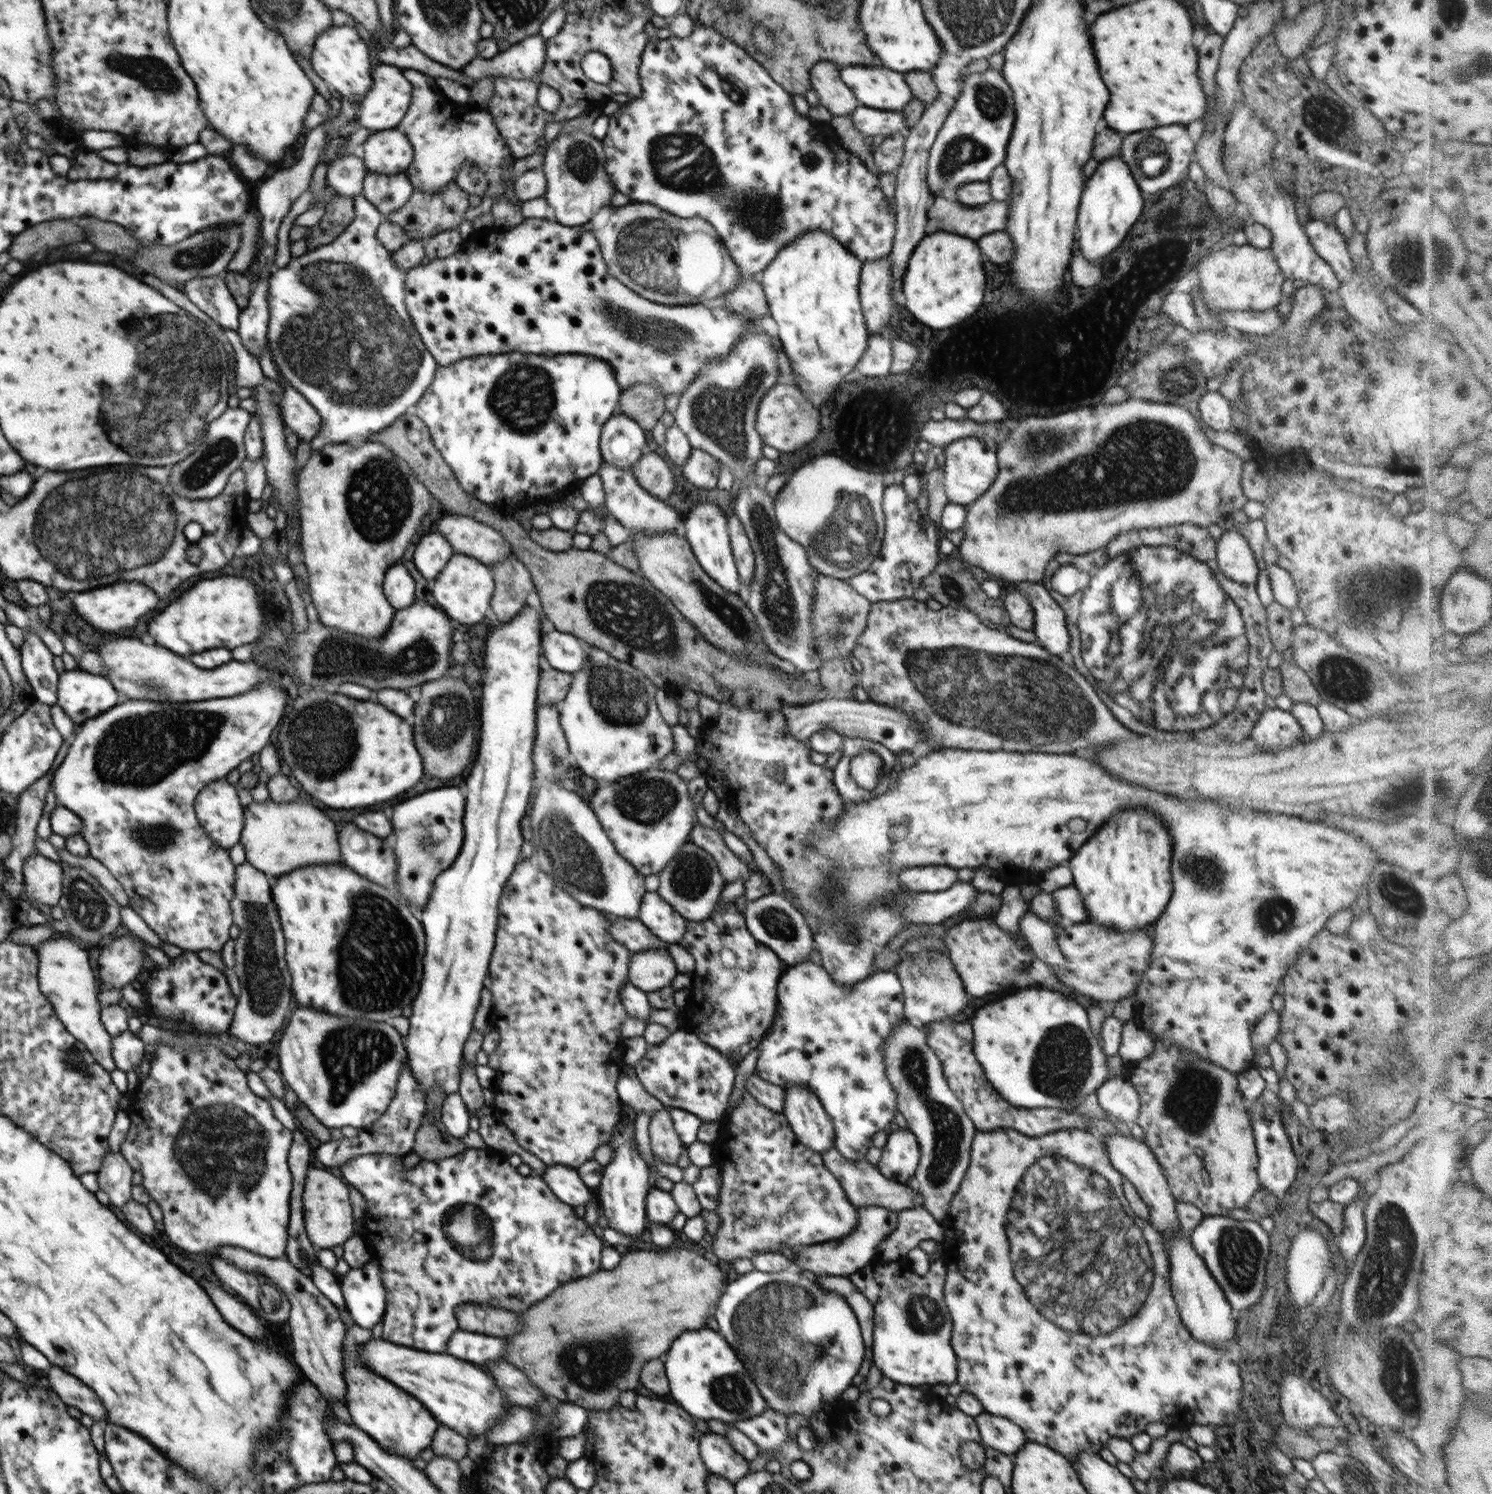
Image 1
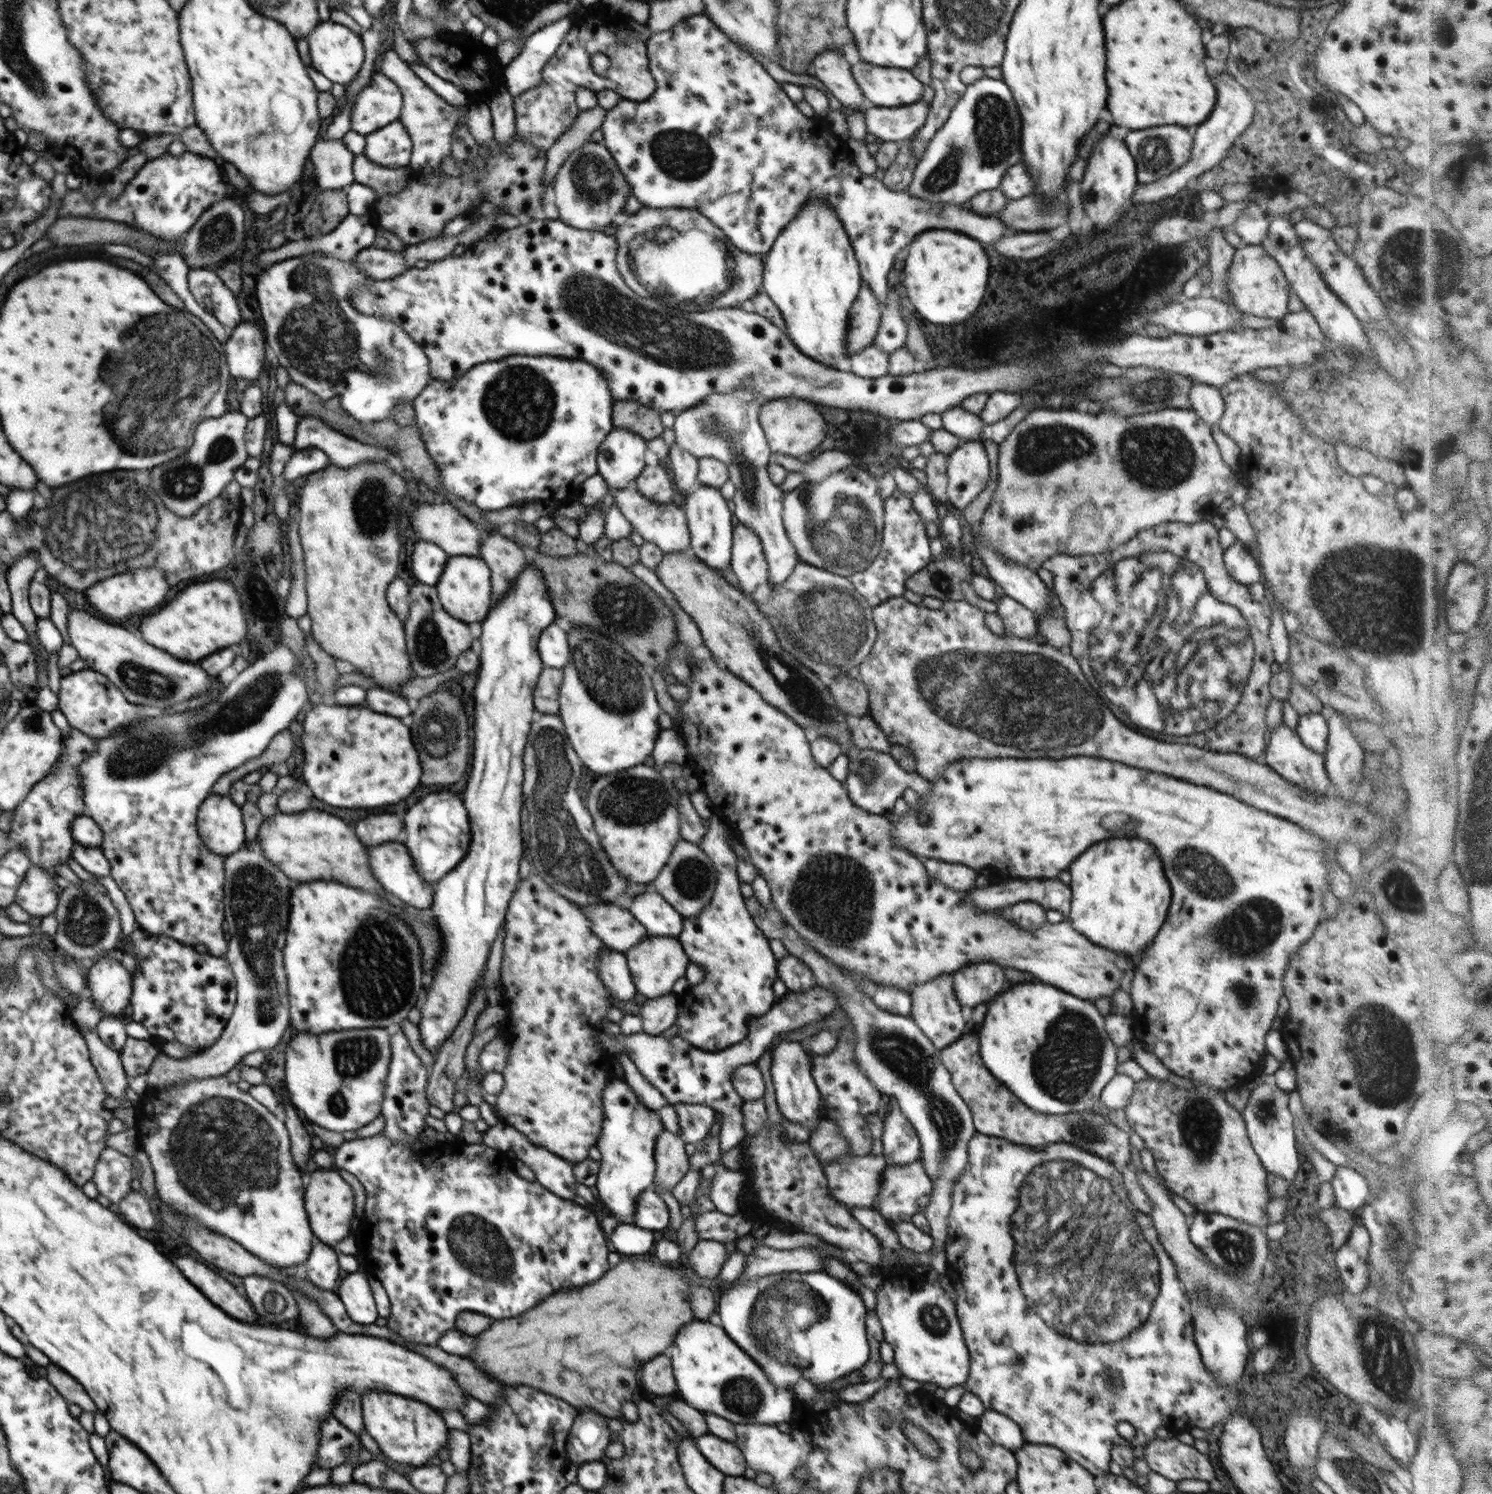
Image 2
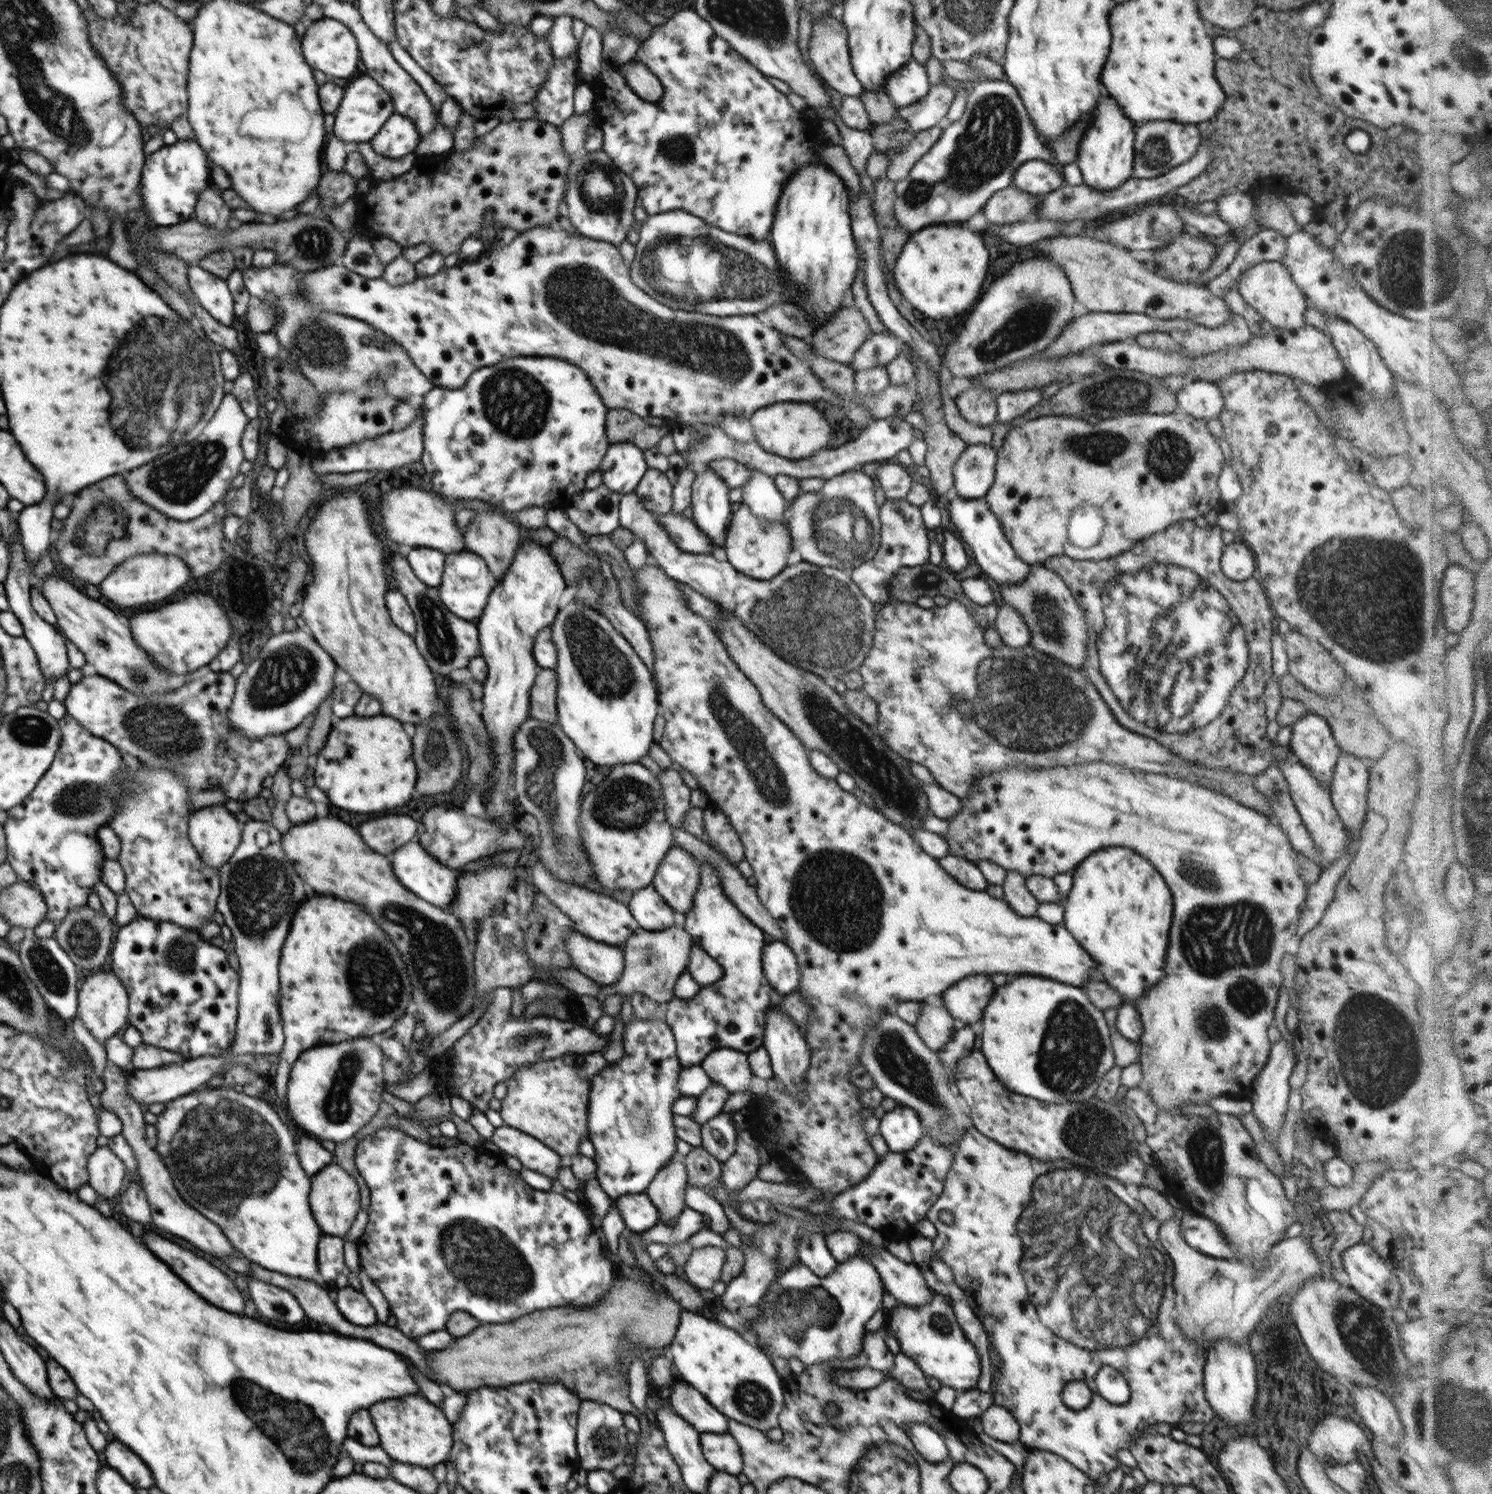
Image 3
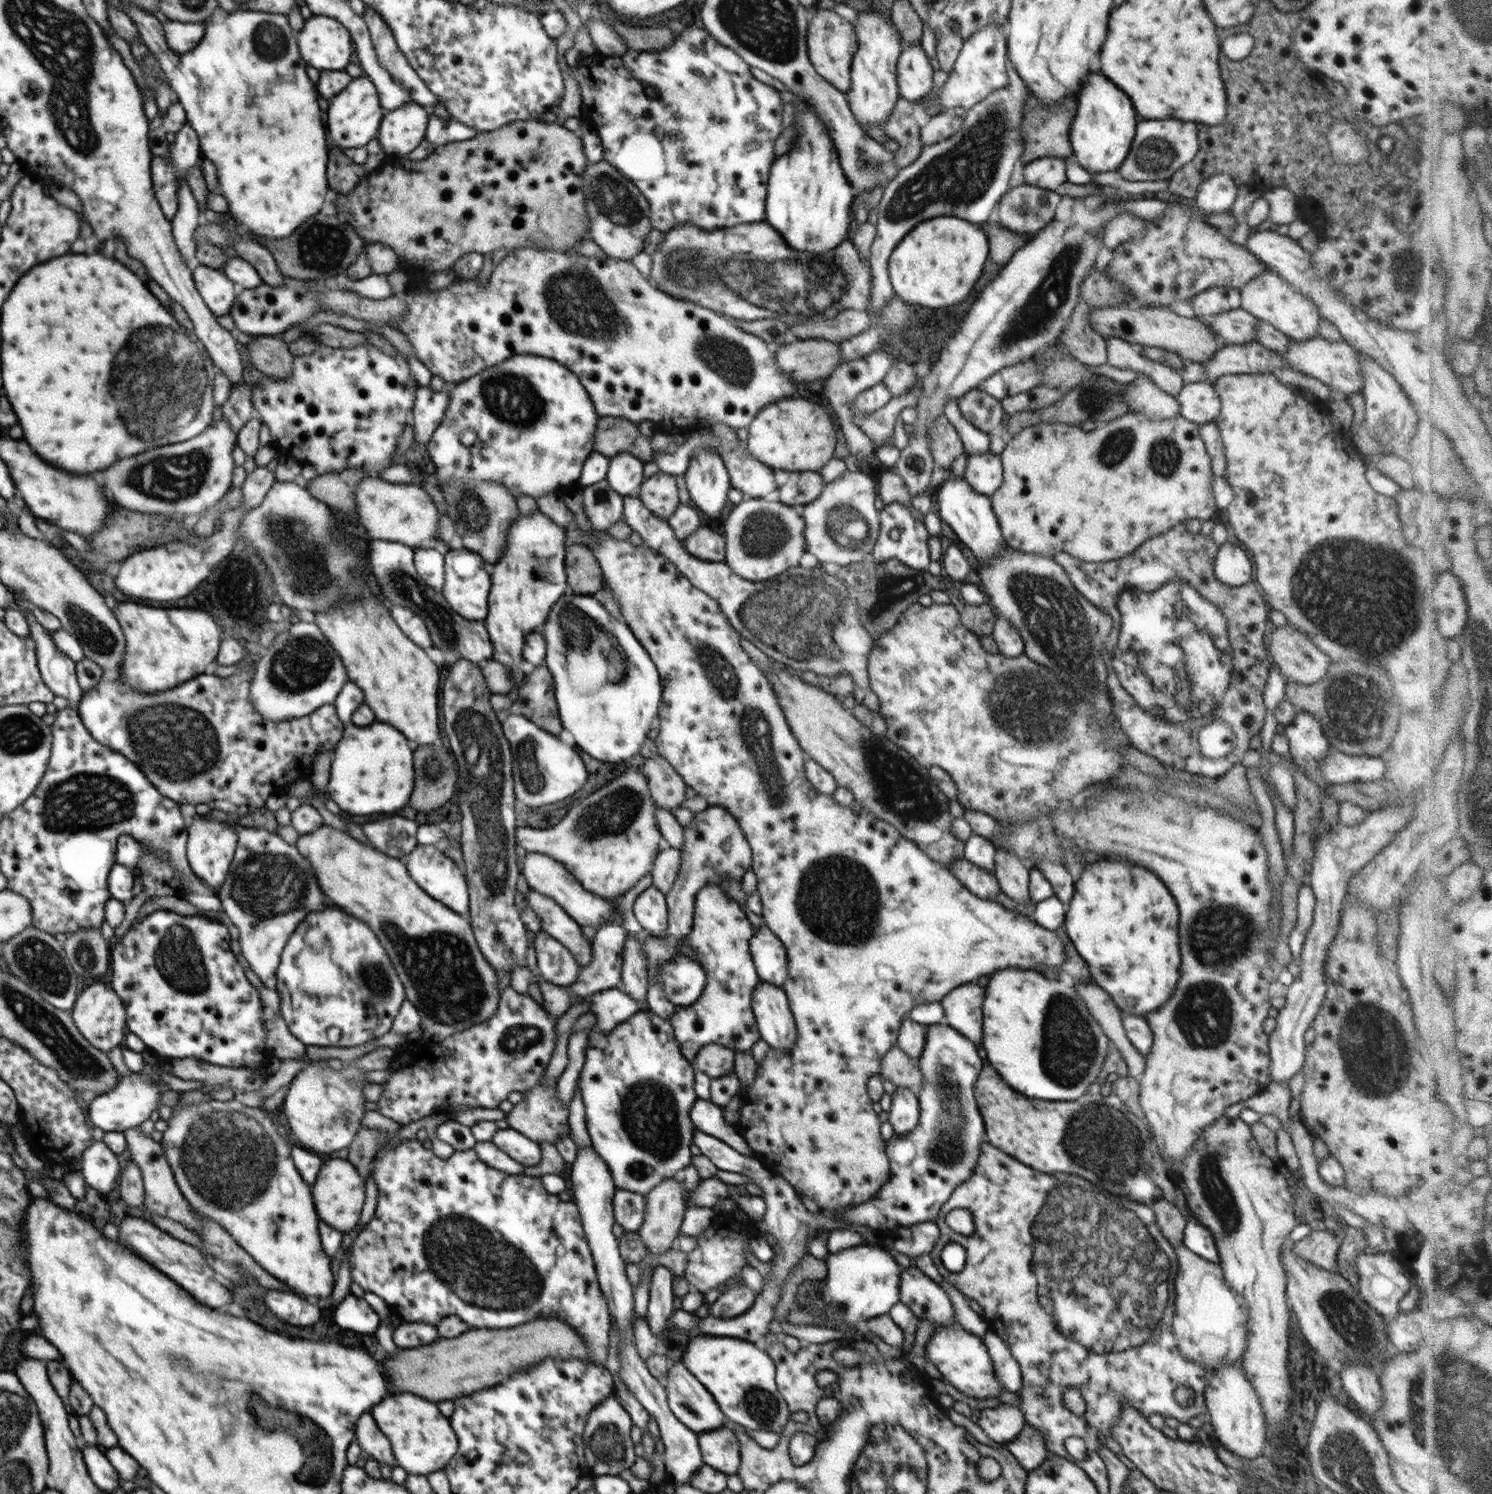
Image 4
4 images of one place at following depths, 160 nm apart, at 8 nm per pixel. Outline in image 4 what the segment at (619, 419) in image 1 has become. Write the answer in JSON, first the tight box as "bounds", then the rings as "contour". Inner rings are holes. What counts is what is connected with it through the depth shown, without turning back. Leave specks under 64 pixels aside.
{"bounds":[606,452,644,497],"contour":[[[619,452],[609,459],[606,482],[617,494],[623,497],[631,495],[642,485],[644,465],[644,461],[638,460],[629,452]]]}

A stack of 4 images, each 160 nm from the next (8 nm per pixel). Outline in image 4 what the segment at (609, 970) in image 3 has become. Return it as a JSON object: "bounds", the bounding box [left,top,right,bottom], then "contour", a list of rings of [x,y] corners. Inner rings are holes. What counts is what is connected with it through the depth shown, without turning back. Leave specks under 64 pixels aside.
{"bounds":[523,890,592,969],"contour":[[[531,890],[523,900],[540,918],[540,928],[558,942],[564,943],[576,957],[581,969],[592,962],[592,947],[582,935],[580,925],[555,901],[541,892]]]}

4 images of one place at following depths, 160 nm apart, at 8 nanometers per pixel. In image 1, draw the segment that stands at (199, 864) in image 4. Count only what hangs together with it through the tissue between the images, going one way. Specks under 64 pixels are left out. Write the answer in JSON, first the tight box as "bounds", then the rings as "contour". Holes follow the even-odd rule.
{"bounds":[193,778,244,850],"contour":[[[226,778],[215,780],[200,791],[193,804],[196,817],[206,835],[214,841],[214,844],[227,850],[239,842],[244,827],[244,807],[240,805],[237,789],[238,787],[228,783]]]}

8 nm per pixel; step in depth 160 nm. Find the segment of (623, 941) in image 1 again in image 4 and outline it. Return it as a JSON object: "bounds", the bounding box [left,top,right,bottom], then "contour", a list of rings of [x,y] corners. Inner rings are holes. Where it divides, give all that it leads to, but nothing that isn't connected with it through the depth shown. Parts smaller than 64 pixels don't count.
{"bounds":[521,853,615,928],"contour":[[[526,853],[521,873],[531,890],[545,894],[555,900],[580,926],[600,928],[615,913],[614,901],[588,892],[573,874],[557,860],[540,853]]]}

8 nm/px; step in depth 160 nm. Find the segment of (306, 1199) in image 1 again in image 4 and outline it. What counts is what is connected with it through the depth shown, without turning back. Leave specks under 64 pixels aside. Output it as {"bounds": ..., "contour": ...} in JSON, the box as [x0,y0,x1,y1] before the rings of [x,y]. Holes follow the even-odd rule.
{"bounds":[311,1158,365,1234],"contour":[[[334,1158],[322,1164],[317,1180],[311,1186],[311,1194],[314,1207],[324,1224],[342,1234],[352,1231],[358,1225],[365,1201],[365,1182],[348,1159]]]}

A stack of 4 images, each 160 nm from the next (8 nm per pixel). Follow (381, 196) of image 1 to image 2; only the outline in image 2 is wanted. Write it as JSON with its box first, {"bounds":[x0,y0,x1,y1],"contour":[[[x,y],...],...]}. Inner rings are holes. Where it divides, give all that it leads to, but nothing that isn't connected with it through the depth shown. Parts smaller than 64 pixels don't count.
{"bounds":[353,154,413,197],"contour":[[[363,154],[355,155],[353,160],[355,182],[372,187],[378,197],[402,190],[410,182],[413,171],[410,166],[397,168],[380,166]]]}

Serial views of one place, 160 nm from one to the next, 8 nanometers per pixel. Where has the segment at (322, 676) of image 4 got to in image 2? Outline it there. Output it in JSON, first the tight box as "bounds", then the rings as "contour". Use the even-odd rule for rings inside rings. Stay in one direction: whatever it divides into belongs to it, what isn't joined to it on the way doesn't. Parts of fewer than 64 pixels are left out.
{"bounds":[79,643,309,957],"contour":[[[278,643],[271,651],[268,651],[263,657],[256,659],[253,664],[249,664],[233,682],[224,687],[220,694],[219,701],[212,705],[205,705],[200,711],[191,710],[186,718],[186,714],[166,714],[162,718],[144,722],[144,724],[134,724],[132,727],[126,727],[122,731],[116,731],[115,734],[96,738],[94,746],[96,751],[80,765],[79,773],[83,780],[83,793],[85,794],[85,805],[87,806],[85,814],[92,818],[100,830],[102,830],[103,841],[100,849],[106,855],[108,862],[111,864],[111,877],[117,882],[120,890],[125,894],[129,905],[132,907],[135,919],[141,928],[150,931],[152,934],[168,935],[185,945],[195,946],[196,944],[205,944],[211,955],[224,957],[228,951],[228,942],[224,937],[222,922],[224,916],[224,861],[226,856],[214,854],[203,842],[199,836],[197,828],[197,812],[200,805],[206,797],[211,794],[211,788],[221,776],[224,776],[230,770],[242,766],[250,759],[258,758],[270,741],[282,730],[299,721],[305,713],[304,707],[309,703],[308,688],[306,682],[297,675],[297,656],[291,648],[284,643]]]}

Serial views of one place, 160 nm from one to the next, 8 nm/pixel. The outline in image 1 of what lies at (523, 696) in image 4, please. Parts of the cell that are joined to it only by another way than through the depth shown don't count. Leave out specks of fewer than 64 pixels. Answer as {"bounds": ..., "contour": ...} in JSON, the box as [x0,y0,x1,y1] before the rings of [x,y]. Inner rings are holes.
{"bounds":[537,667,572,705],"contour":[[[552,667],[539,673],[537,685],[537,703],[541,705],[558,705],[565,700],[572,684],[572,673],[562,672]]]}

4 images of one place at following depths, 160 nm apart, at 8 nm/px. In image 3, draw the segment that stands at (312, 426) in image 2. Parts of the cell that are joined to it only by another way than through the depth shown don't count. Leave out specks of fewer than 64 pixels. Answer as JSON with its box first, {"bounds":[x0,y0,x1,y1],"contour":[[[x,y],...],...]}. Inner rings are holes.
{"bounds":[311,406,425,475],"contour":[[[421,406],[417,409],[415,419],[405,429],[398,432],[390,431],[388,434],[375,436],[373,439],[355,442],[344,448],[335,448],[322,457],[311,461],[311,467],[317,475],[332,472],[358,472],[358,470],[392,470],[405,464],[421,460],[423,455],[423,426],[425,423],[425,410]]]}

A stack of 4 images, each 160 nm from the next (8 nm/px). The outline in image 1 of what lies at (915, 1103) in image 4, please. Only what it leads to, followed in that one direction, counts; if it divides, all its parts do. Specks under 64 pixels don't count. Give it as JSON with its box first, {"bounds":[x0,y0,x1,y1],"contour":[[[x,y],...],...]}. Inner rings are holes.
{"bounds":[877,1128,921,1185],"contour":[[[899,1128],[887,1136],[887,1142],[881,1150],[882,1156],[877,1164],[879,1172],[892,1182],[907,1185],[920,1164],[921,1154],[915,1134],[908,1128]]]}

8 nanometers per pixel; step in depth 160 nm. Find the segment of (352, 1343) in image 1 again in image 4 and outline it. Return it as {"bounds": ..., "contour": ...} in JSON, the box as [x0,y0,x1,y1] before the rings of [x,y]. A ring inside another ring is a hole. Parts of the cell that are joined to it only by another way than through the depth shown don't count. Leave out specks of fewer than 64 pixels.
{"bounds":[372,1394,458,1475],"contour":[[[396,1394],[372,1408],[372,1416],[380,1430],[392,1442],[397,1464],[409,1474],[429,1475],[443,1470],[448,1461],[457,1453],[458,1440],[450,1420],[438,1412],[434,1402],[428,1402],[414,1394]]]}

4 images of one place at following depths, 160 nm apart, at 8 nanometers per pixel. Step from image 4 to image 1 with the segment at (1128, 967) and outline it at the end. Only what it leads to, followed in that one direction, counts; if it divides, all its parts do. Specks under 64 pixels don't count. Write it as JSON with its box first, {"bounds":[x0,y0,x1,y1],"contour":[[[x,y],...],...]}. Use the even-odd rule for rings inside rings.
{"bounds":[1070,808,1173,932],"contour":[[[1127,808],[1121,810],[1108,823],[1102,825],[1073,855],[1070,870],[1073,874],[1073,885],[1079,890],[1083,905],[1088,913],[1086,922],[1096,922],[1113,930],[1129,932],[1135,928],[1145,928],[1164,912],[1170,902],[1173,882],[1171,862],[1173,846],[1171,836],[1164,823],[1149,810]]]}

